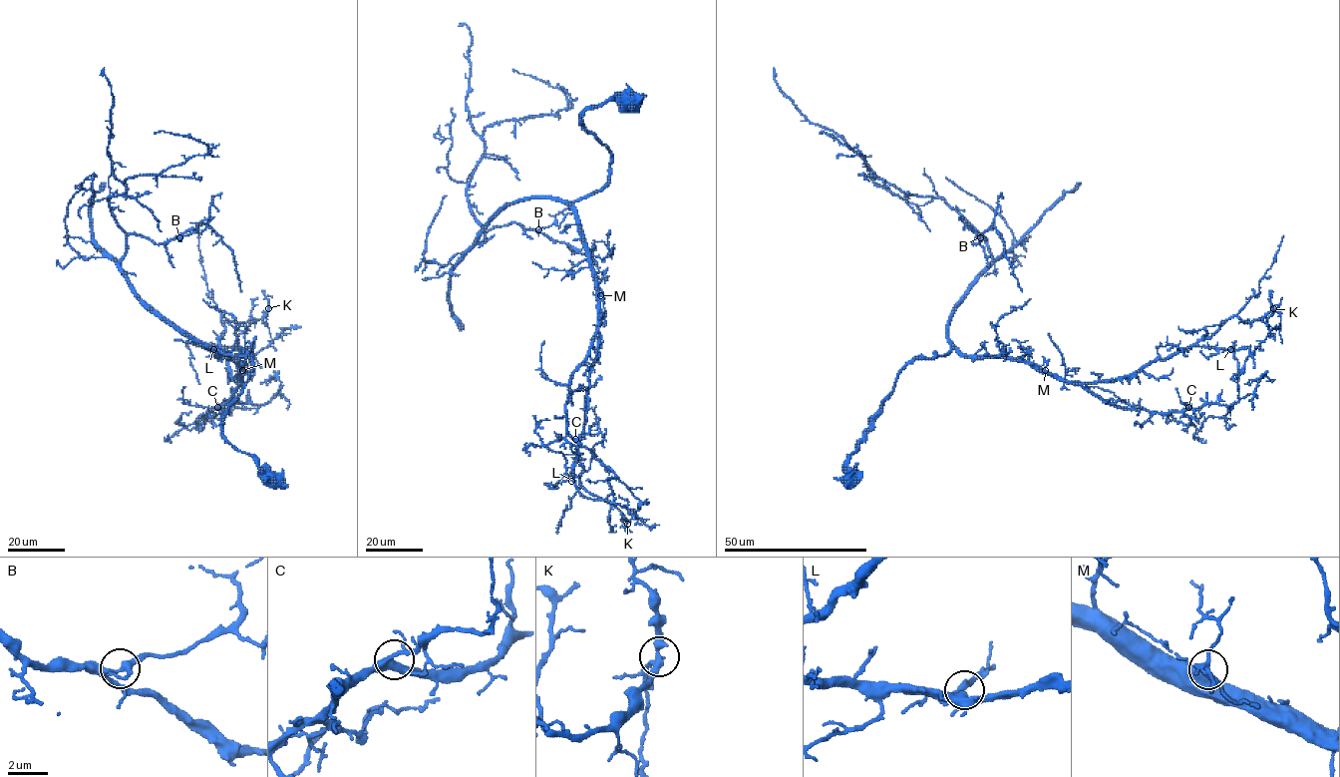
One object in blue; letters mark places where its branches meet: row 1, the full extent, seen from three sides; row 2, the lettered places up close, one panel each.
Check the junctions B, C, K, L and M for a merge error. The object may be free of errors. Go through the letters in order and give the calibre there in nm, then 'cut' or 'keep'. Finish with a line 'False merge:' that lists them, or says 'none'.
B: 260 nm | keep
C: 240 nm | keep
K: 280 nm | keep
L: 320 nm | keep
M: 280 nm | keep
False merge: none

